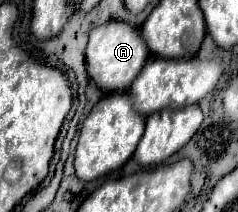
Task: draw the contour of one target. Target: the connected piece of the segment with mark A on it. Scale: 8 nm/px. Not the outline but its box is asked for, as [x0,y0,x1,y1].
[85,20,149,92]

